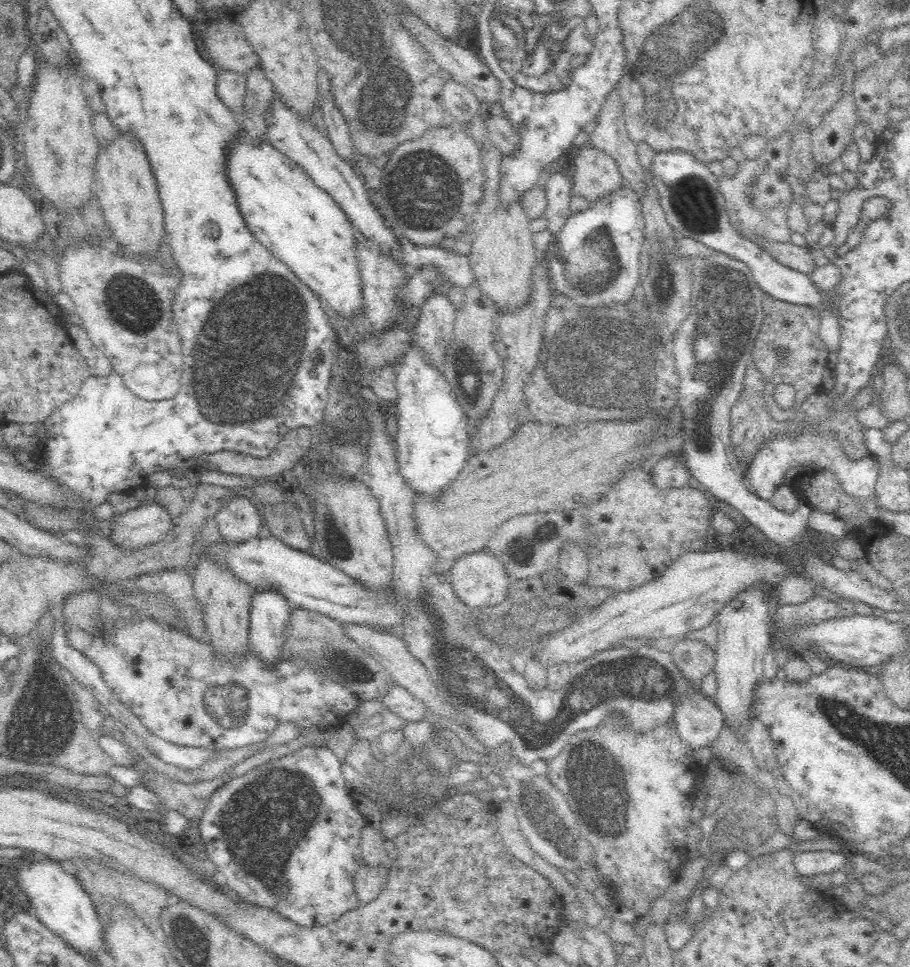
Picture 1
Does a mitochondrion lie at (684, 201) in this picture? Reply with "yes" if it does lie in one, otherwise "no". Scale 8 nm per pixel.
yes

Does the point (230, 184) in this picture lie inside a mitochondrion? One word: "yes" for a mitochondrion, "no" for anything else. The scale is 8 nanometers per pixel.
no

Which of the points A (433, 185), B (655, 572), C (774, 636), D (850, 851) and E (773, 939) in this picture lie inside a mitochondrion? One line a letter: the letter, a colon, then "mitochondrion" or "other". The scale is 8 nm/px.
A: mitochondrion
B: other
C: other
D: other
E: other

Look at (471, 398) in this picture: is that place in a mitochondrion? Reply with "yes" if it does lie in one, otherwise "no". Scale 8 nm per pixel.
no

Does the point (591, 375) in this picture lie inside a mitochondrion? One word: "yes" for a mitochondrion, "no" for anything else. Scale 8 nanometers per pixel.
yes

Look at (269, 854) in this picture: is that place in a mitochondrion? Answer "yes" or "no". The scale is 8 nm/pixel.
yes

